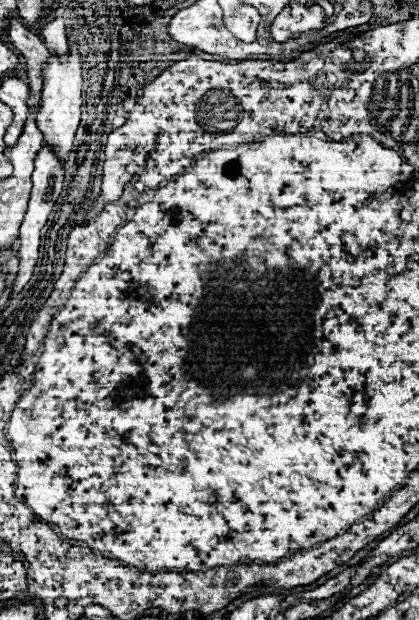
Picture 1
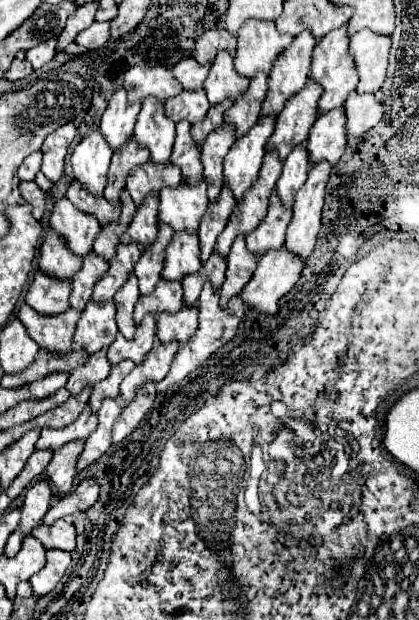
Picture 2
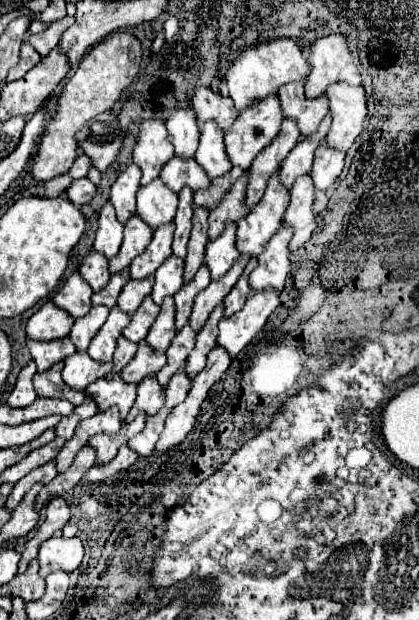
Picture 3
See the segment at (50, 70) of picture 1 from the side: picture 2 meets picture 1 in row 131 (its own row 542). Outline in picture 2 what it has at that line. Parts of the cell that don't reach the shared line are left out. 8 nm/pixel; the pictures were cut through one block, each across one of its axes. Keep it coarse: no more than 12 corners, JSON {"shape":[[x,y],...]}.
{"shape":[[66,520],[40,524],[34,538],[64,552],[76,548],[76,530]]}

